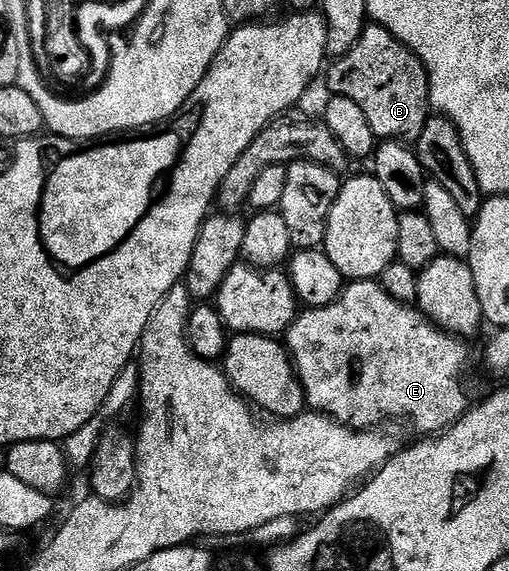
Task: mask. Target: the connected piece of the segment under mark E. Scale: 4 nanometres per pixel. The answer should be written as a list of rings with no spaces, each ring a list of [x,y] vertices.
[[[379,280],[345,284],[340,298],[321,309],[297,312],[286,334],[286,348],[304,388],[309,410],[331,417],[350,429],[371,430],[383,417],[409,421],[420,435],[439,435],[470,408],[464,390],[468,349],[463,340],[438,328],[419,308],[392,298]]]

